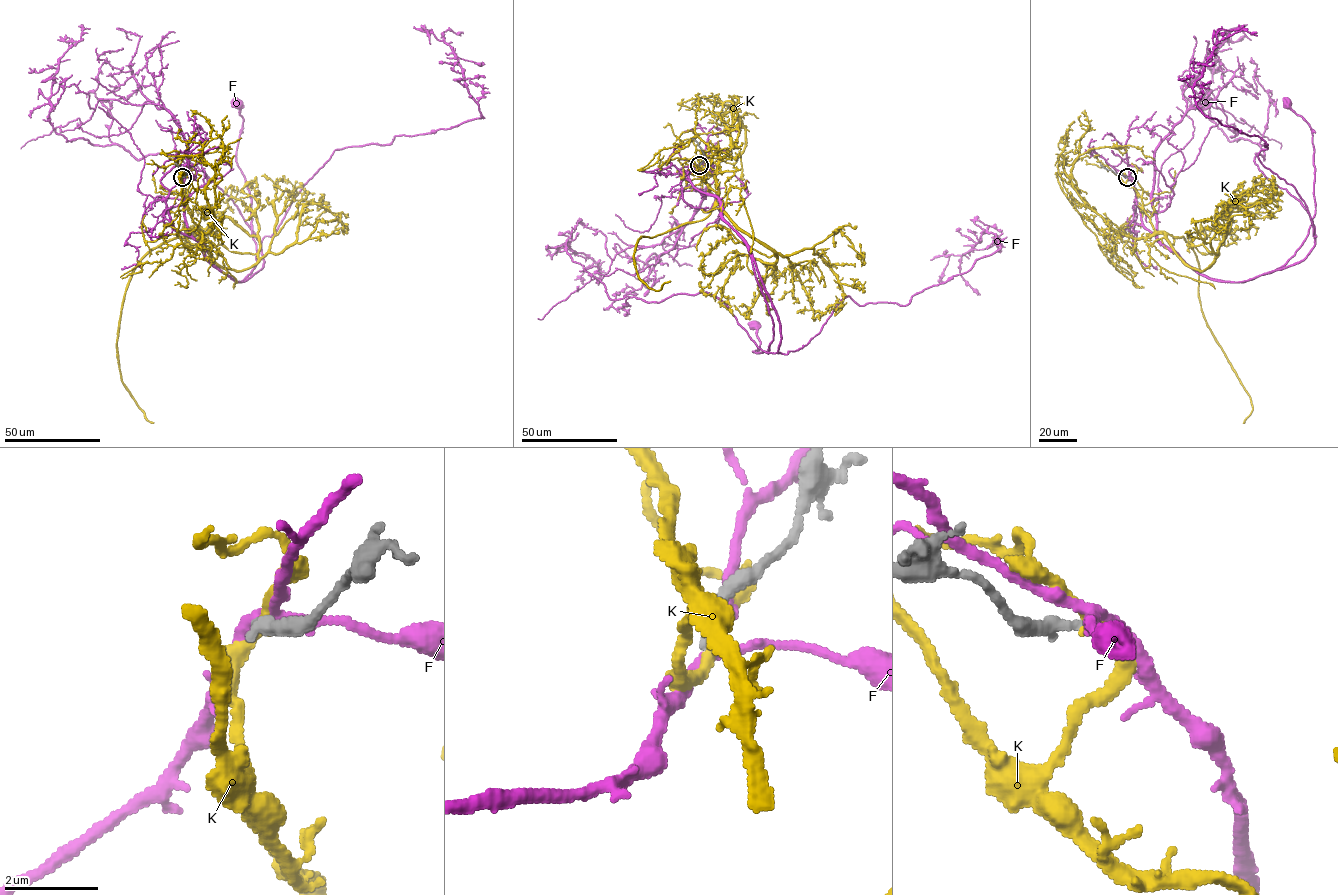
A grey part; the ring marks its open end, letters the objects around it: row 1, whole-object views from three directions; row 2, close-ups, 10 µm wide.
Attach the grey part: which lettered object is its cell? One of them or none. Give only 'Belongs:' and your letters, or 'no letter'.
Belongs: no letter

